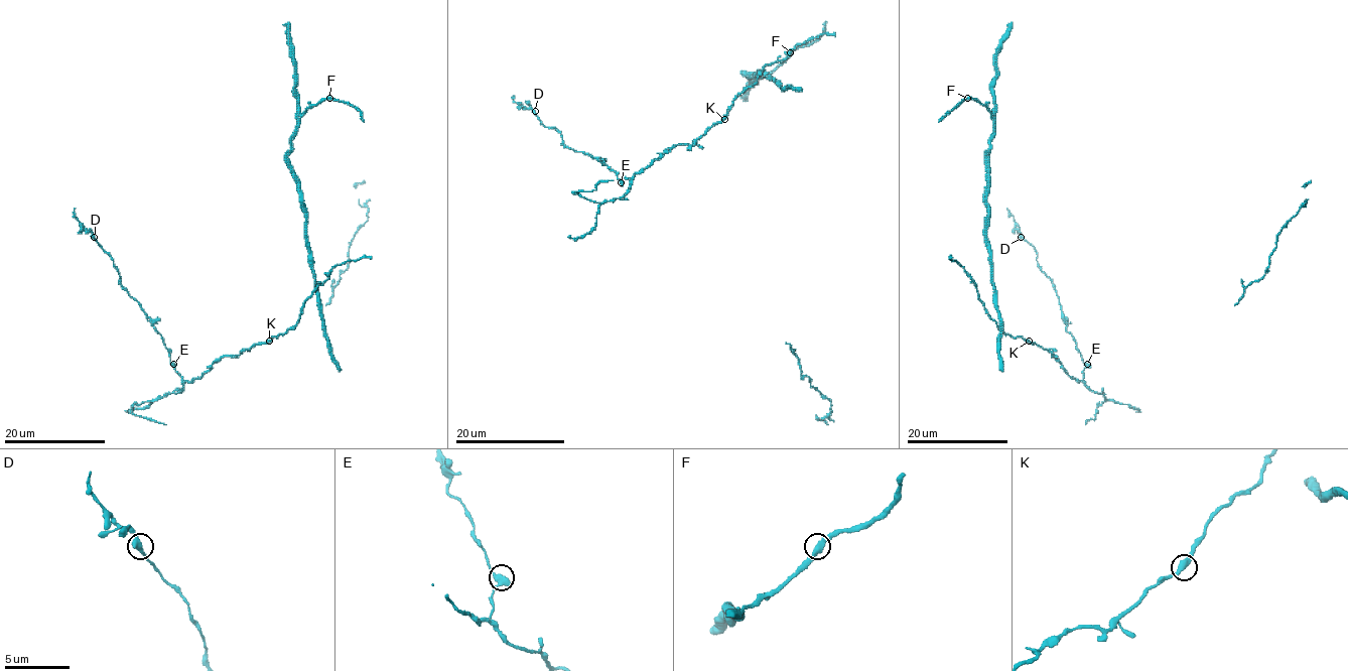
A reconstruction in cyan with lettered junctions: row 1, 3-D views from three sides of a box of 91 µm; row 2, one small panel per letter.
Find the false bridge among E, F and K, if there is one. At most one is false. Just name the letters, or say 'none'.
E

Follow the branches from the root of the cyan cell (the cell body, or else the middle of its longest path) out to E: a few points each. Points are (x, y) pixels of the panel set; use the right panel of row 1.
E: (1035, 344), (1046, 349), (1076, 381), (1083, 379), (1087, 364)

